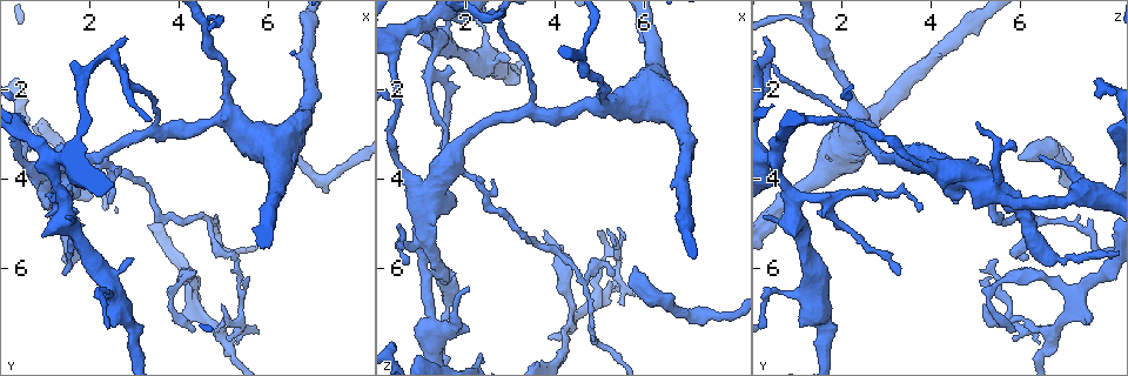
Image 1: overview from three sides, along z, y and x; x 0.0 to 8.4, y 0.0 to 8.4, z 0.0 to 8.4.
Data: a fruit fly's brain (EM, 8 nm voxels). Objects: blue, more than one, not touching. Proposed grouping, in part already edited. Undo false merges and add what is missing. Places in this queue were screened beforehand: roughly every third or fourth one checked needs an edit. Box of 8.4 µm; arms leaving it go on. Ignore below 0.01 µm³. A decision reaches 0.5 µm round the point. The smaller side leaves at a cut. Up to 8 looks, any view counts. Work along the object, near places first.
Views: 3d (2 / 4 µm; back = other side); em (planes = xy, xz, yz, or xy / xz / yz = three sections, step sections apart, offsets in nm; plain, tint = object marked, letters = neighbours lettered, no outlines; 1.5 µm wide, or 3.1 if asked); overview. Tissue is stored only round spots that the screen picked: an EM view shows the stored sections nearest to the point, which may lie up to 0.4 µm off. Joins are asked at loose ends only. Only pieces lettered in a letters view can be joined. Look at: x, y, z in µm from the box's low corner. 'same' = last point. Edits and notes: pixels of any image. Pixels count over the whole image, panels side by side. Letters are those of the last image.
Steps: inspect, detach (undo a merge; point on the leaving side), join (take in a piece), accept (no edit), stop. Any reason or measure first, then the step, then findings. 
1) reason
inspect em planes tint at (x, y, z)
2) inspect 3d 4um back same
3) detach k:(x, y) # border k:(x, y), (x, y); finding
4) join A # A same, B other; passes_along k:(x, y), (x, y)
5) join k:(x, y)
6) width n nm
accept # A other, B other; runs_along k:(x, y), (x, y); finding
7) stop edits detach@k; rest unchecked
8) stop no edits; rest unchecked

free end
inspect em planes letters at (1.45, 6.15, 3.30)

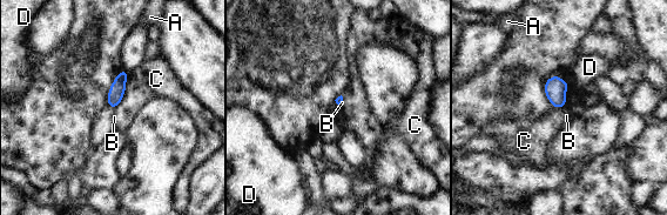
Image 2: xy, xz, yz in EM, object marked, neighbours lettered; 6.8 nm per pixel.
accept # A other, B other, C other, D other; none of them fits

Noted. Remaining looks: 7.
long arm stops here
inspect em planes letters at (4.25, 7.40, 5.90)

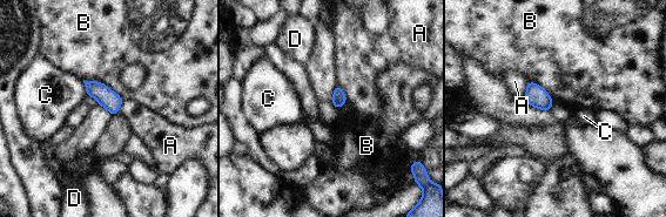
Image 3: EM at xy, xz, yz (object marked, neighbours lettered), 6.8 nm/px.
width 100 nm
accept # A other, B other, C other, D other; border 3:(83, 79), (103, 82), (123, 100); no lettered piece goes on from it

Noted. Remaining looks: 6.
thin neck
inspect em planes letters at (3.40, 4.40, 5.30)

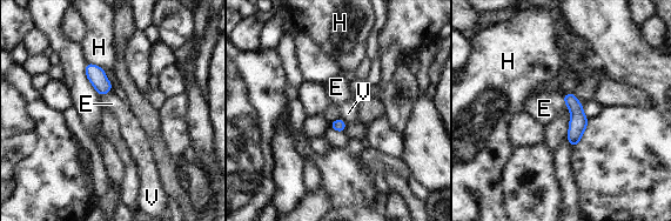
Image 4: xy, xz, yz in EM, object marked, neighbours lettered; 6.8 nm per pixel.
width 50 nm
accept # E other, H other, V other; border 4:(339, 118), (346, 124); all the same neuron

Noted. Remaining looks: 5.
stop no edits; rest unchecked

